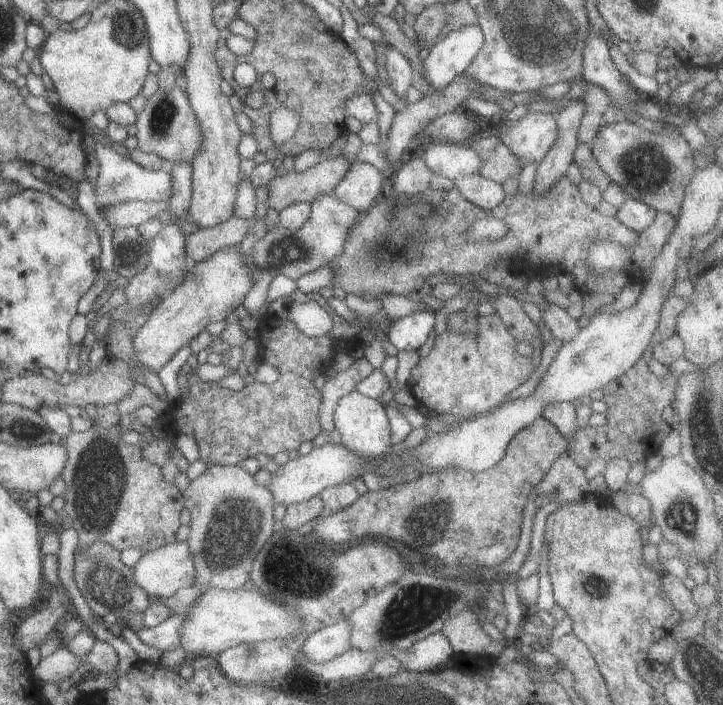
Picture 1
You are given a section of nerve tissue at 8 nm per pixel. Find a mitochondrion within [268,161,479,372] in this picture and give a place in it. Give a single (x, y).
(380, 243)

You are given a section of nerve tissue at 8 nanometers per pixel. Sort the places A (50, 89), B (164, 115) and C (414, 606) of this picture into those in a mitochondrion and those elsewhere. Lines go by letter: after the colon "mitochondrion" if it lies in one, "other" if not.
A: other
B: mitochondrion
C: mitochondrion

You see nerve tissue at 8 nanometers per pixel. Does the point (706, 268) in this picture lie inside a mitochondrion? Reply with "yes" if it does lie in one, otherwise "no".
no

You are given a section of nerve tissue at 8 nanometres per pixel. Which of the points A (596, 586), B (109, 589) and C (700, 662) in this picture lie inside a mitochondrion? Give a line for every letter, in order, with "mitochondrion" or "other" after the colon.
A: mitochondrion
B: mitochondrion
C: mitochondrion

